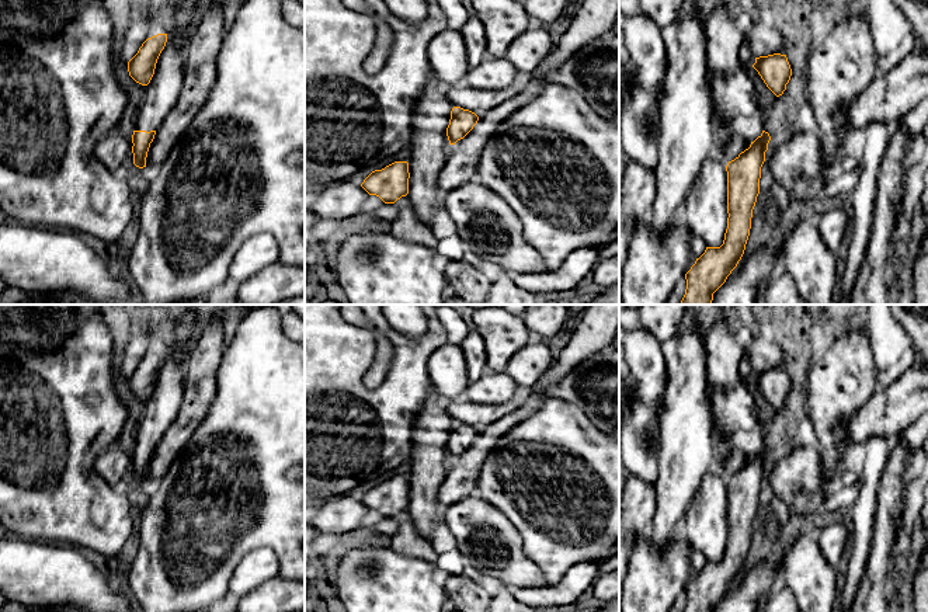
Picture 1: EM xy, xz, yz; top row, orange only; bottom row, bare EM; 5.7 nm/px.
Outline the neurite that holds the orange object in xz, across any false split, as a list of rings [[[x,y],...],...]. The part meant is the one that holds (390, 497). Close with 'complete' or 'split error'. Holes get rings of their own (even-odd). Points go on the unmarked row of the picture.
[[[395,476],[382,484],[372,486],[361,498],[369,508],[379,511],[385,518],[395,518],[409,508],[409,477]]]; complete

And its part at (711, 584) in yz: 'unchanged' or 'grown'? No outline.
unchanged

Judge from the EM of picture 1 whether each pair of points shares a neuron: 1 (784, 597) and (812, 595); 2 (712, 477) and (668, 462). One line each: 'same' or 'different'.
1: different
2: different

